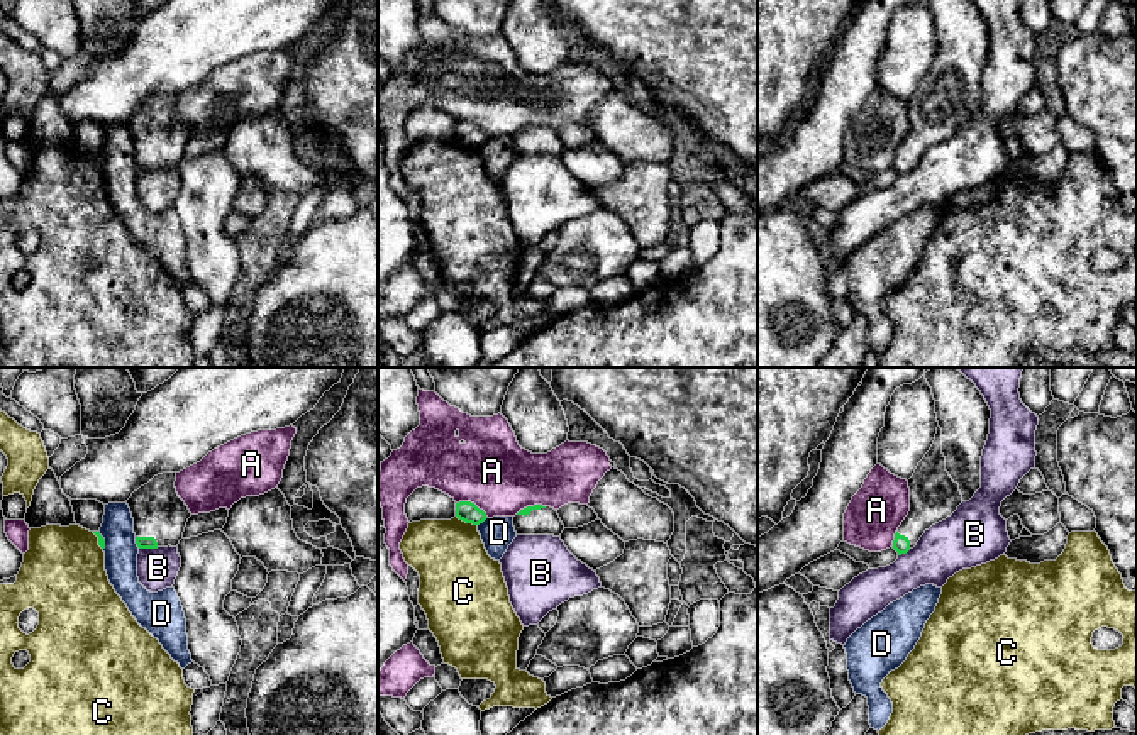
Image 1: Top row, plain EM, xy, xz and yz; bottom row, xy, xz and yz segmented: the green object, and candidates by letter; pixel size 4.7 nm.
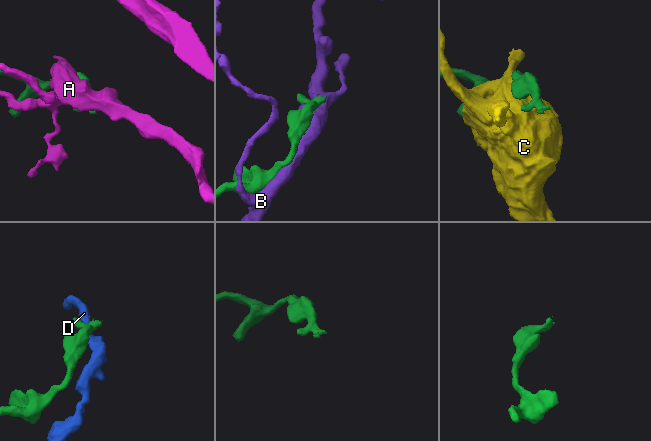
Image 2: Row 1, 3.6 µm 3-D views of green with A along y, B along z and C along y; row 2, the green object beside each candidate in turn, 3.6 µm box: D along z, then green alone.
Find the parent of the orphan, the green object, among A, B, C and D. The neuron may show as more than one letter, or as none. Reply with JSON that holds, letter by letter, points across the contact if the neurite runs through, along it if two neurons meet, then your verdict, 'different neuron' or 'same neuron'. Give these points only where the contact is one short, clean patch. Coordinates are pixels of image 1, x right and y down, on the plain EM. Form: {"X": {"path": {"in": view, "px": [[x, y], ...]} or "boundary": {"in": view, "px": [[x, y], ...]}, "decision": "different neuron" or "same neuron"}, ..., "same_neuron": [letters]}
{"A": {"decision": "different neuron"}, "B": {"decision": "different neuron"}, "C": {"decision": "different neuron"}, "D": {"decision": "different neuron"}, "same_neuron": []}

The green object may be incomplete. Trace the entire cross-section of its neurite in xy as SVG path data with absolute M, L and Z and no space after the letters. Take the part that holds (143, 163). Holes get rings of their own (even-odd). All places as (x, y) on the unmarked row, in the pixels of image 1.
M176 93L158 95L127 120L139 169L178 168L183 159L191 134L175 102Z

